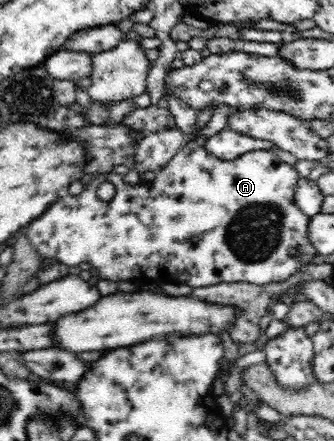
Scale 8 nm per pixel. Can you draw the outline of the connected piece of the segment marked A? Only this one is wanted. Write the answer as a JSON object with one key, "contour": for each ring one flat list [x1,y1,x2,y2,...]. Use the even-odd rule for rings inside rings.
{"contour":[[186,139,184,145,175,156,159,171,152,182,141,182,139,185,131,186,122,181,122,177,116,172,104,175,100,173,98,178,91,181,84,190,76,197,67,193,44,211,44,214,30,224,30,230,24,232,24,236,32,243,43,258,56,258,58,263,70,266,83,265,94,266,99,272,101,279,117,283,121,280,132,280,132,278,156,278,158,282,180,282,188,286,212,286,221,282,249,282,264,286,273,282,284,282,290,276,300,272,306,266,312,264,317,256,317,250,312,246,308,238,308,227,311,217,296,204,295,194,299,178,298,171,294,168,293,161,286,163,270,150,250,150,244,152,239,158,222,161,212,155,208,155,206,149,200,142],[110,182,114,185,115,193,110,200,103,201,98,197,96,191,100,184]]}

